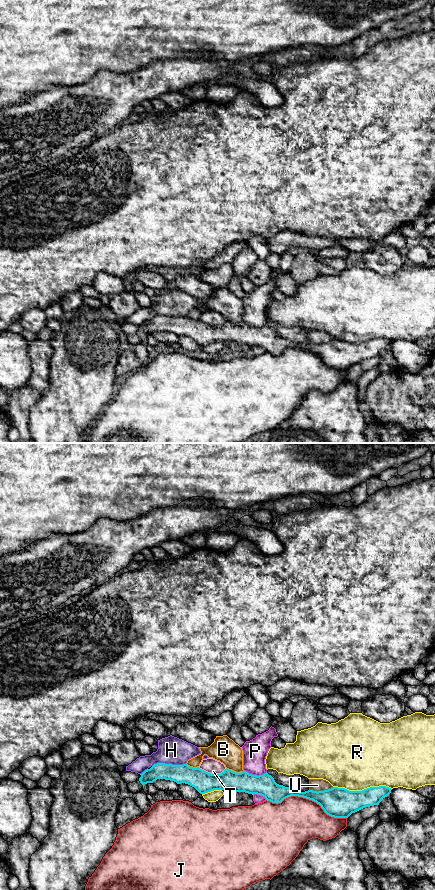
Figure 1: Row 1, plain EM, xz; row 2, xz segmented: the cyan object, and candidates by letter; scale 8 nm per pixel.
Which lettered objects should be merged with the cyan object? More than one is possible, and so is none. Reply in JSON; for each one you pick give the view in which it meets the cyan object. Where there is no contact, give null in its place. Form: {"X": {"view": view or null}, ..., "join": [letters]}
{"join": []}

